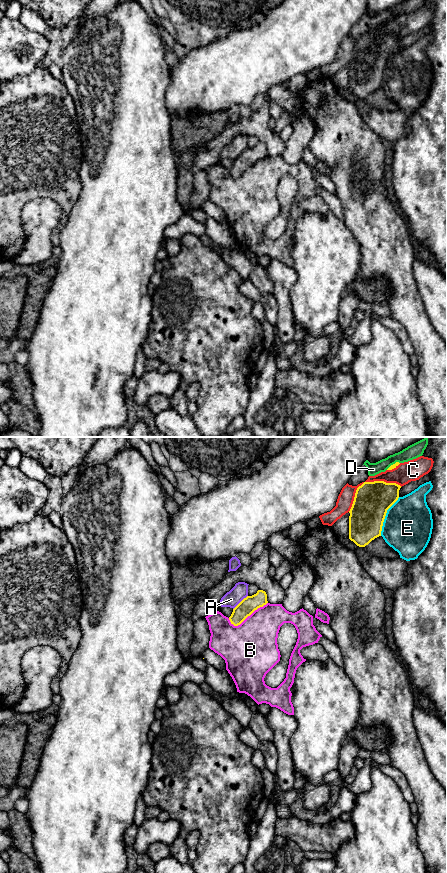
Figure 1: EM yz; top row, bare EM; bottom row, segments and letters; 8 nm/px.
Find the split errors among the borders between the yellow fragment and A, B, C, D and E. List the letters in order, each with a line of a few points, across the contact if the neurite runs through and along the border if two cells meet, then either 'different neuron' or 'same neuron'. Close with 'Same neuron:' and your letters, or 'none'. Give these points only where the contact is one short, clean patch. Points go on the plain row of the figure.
A: different neuron
B: different neuron
C: different neuron
D: different neuron
E: different neuron
Same neuron: none

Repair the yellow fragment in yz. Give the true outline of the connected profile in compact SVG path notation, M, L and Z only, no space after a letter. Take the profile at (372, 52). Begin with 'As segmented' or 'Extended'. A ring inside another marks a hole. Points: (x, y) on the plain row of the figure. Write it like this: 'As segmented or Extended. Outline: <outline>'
As segmented. Outline: M384 33L364 34L356 42L352 59L349 63L349 91L359 99L365 99L372 92L381 88L387 62L398 52L401 38Z

